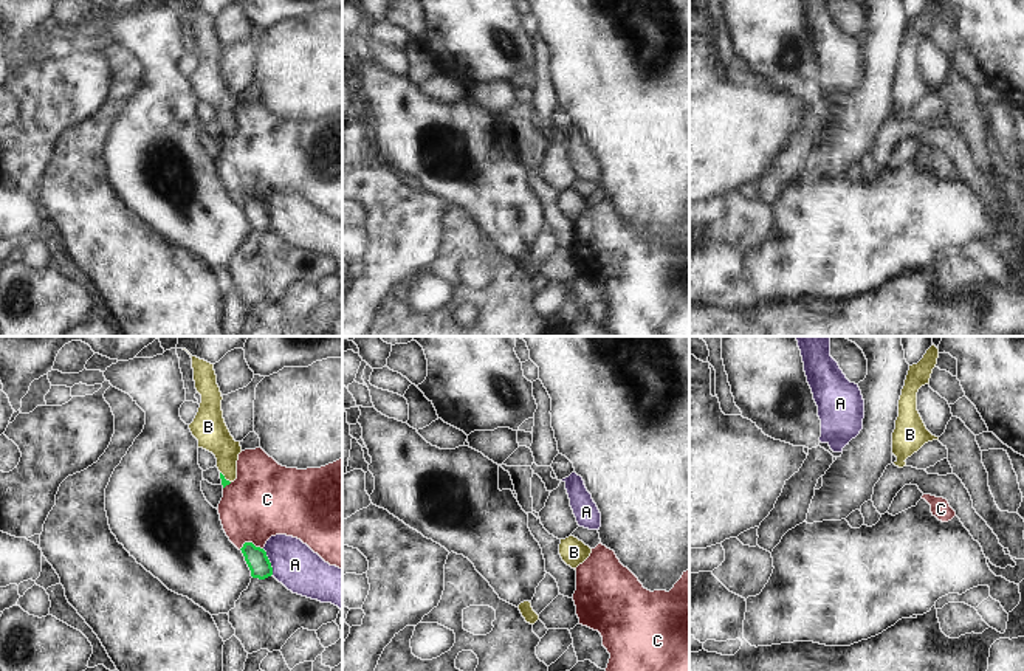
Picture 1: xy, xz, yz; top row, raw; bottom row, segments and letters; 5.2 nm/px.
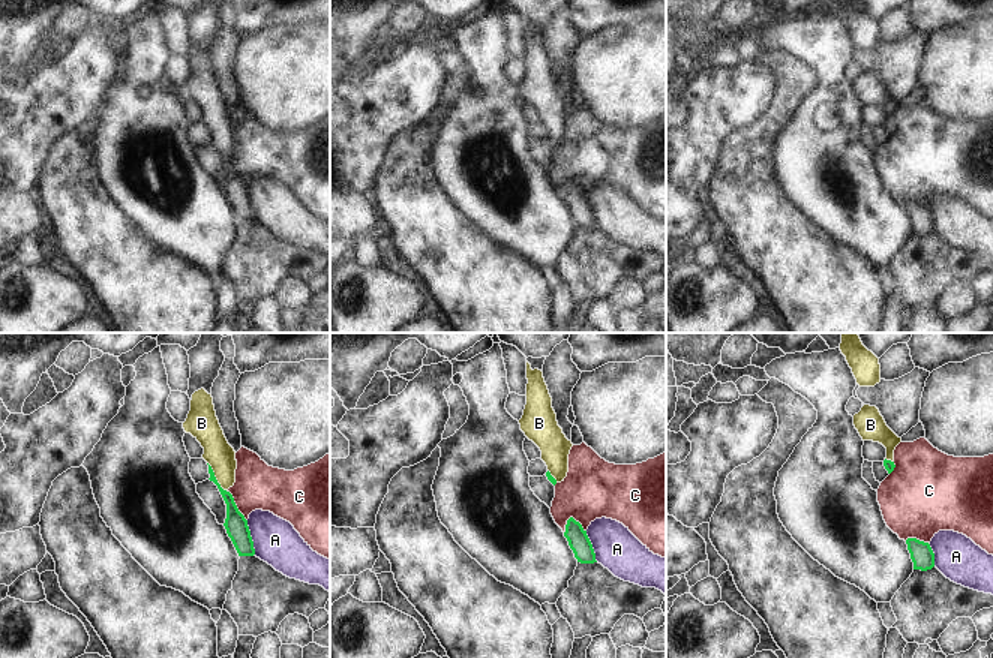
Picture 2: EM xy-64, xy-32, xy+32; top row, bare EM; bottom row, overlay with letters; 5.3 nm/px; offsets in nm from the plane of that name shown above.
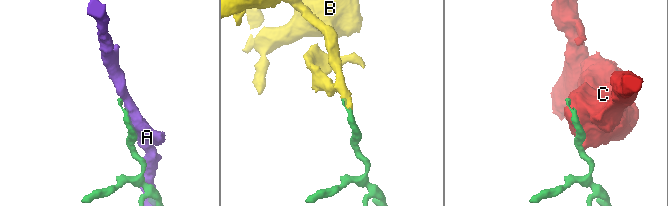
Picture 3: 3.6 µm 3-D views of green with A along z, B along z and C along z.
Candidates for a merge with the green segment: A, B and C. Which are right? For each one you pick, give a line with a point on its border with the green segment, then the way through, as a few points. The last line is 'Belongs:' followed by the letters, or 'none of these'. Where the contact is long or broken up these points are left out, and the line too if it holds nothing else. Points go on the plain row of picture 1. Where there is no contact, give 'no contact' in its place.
B: meets green in xy at (223, 130); runs through xy (225, 135), (223, 130), (225, 101), (211, 84)
Belongs: B

